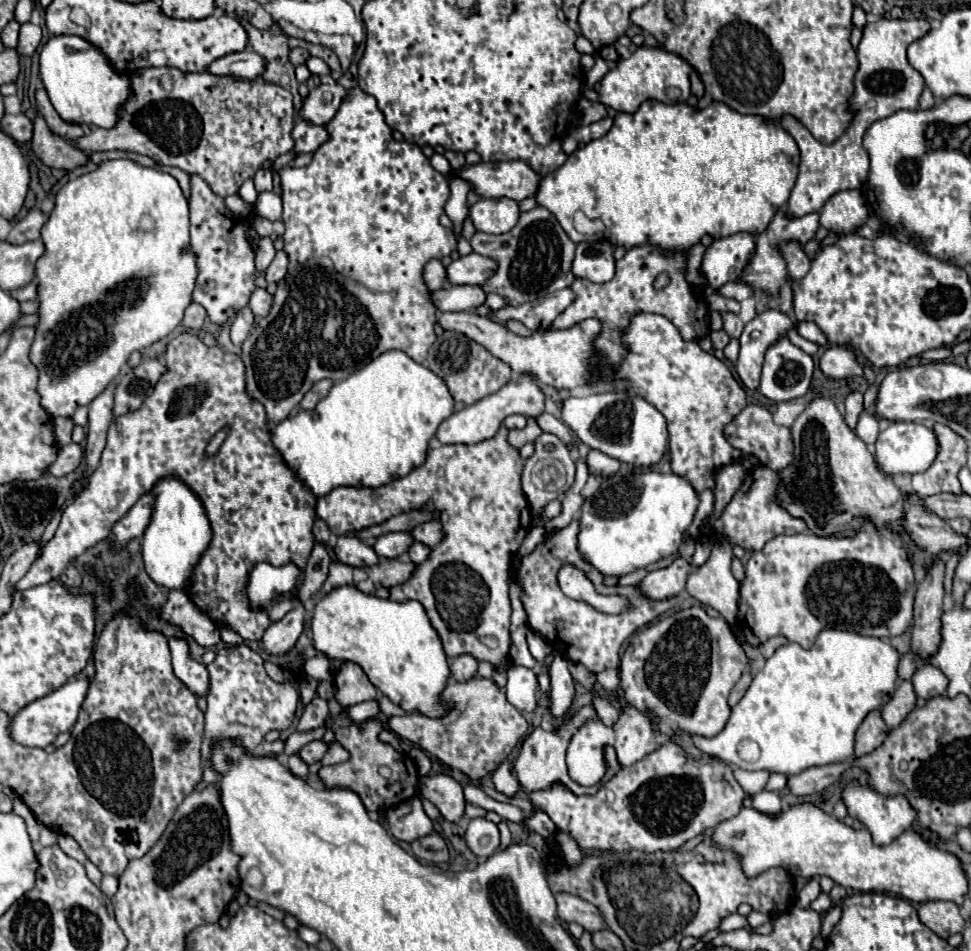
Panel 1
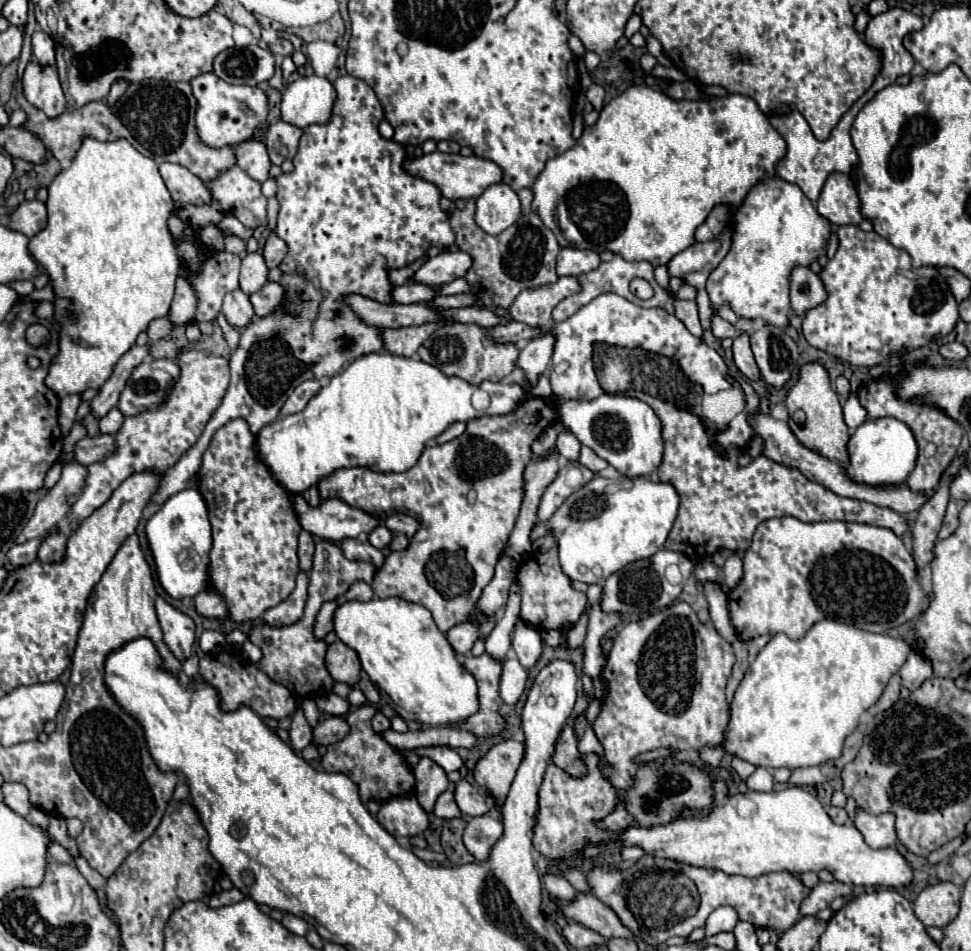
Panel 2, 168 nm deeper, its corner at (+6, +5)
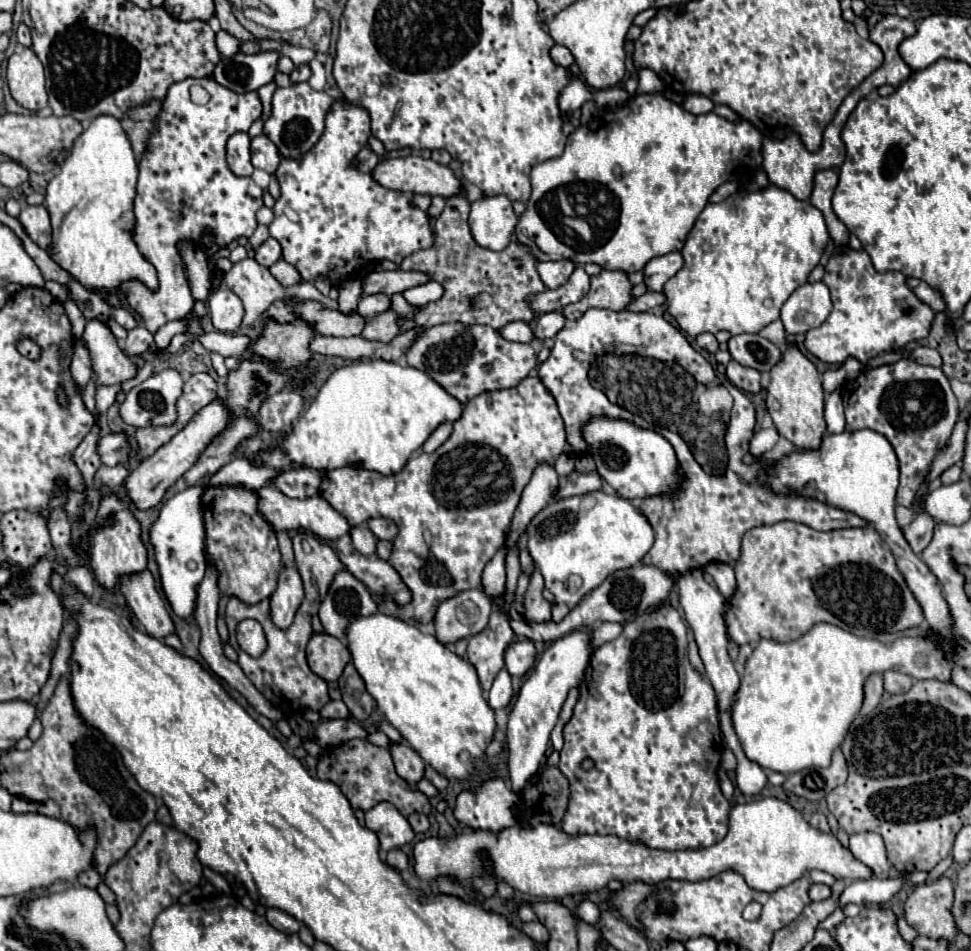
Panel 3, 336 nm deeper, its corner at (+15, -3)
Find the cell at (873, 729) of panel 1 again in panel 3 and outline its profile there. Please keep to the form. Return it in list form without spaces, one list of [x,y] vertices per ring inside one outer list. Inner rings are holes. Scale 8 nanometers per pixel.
[[[841,748],[835,750],[831,766],[819,770],[819,776],[825,780],[825,786],[823,786],[825,792],[833,790],[835,786],[841,786],[847,780],[847,762],[845,762],[845,756],[843,756]]]

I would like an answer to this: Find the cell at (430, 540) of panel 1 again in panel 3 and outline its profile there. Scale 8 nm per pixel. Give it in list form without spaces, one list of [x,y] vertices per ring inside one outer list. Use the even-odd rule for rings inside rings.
[[[373,518],[373,520],[367,522],[367,526],[371,528],[371,532],[373,532],[379,540],[395,540],[395,538],[397,538],[397,524],[393,524],[393,520]]]

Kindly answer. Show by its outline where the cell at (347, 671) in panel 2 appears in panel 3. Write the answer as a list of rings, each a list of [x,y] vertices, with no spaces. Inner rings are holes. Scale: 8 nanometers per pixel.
[[[313,634],[307,646],[309,668],[327,682],[339,680],[345,666],[351,662],[351,654],[345,644],[329,634]]]

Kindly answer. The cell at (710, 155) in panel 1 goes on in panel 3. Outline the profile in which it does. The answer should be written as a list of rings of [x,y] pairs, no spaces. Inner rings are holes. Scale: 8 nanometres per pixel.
[[[639,94],[627,104],[607,110],[593,122],[579,126],[567,138],[565,152],[559,158],[545,160],[531,170],[533,192],[525,204],[525,212],[519,216],[517,234],[519,238],[529,238],[551,260],[567,258],[579,266],[595,262],[607,270],[639,272],[651,258],[683,248],[709,196],[729,180],[729,174],[735,174],[739,162],[737,152],[753,154],[757,150],[761,150],[761,132],[743,118],[729,122],[715,112],[695,116],[661,94]],[[575,182],[599,182],[607,186],[619,200],[617,218],[609,222],[599,214],[579,216],[565,192]]]

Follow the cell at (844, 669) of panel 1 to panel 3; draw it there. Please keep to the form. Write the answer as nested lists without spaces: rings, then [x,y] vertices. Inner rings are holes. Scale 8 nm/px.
[[[815,624],[799,640],[785,644],[761,640],[745,664],[741,686],[733,696],[731,704],[733,728],[745,756],[757,762],[761,768],[769,768],[781,774],[795,774],[829,766],[833,750],[841,746],[849,724],[861,710],[865,680],[873,672],[883,674],[891,668],[903,670],[915,680],[951,680],[953,662],[949,656],[943,654],[943,650],[939,648],[939,644],[935,644],[933,638],[897,638],[895,644],[887,646],[873,638],[859,638],[833,624]]]

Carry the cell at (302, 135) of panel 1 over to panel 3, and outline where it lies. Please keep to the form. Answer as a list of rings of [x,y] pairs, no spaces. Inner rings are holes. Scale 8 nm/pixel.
[[[265,134],[251,140],[251,162],[255,168],[261,168],[269,174],[275,174],[275,170],[279,168],[281,154]]]

